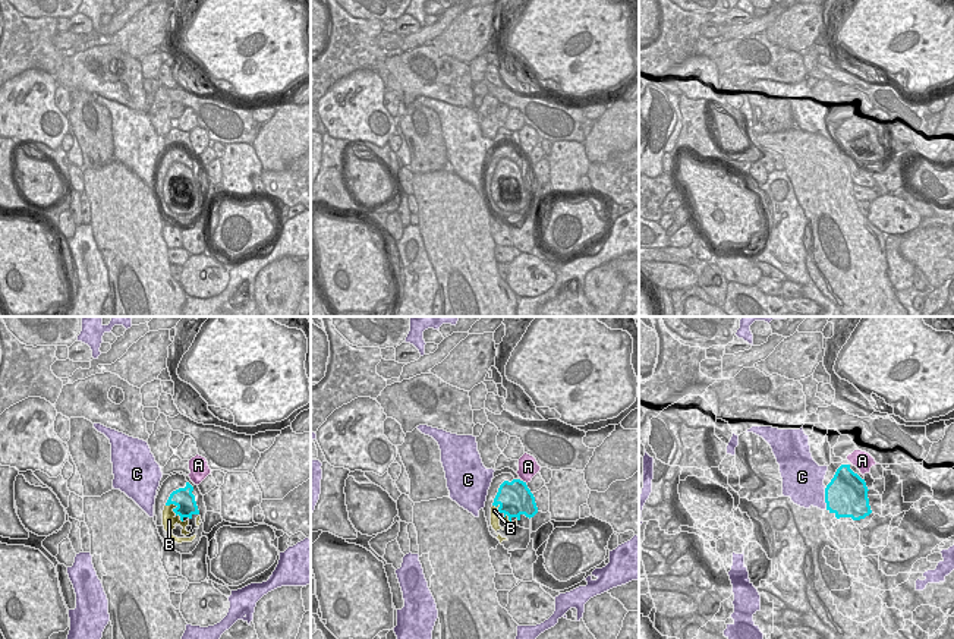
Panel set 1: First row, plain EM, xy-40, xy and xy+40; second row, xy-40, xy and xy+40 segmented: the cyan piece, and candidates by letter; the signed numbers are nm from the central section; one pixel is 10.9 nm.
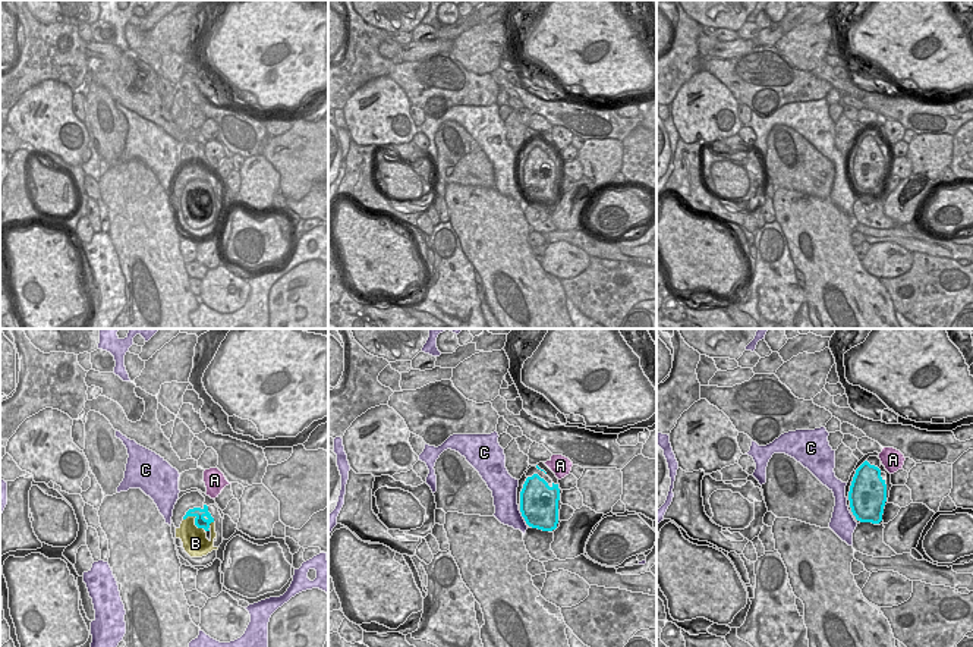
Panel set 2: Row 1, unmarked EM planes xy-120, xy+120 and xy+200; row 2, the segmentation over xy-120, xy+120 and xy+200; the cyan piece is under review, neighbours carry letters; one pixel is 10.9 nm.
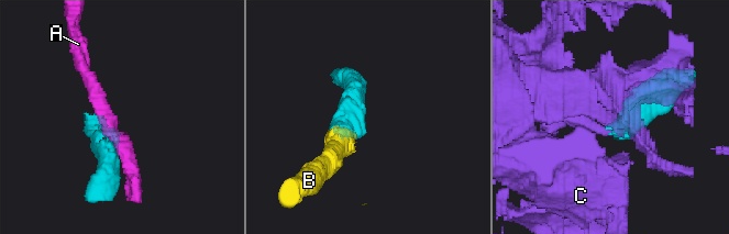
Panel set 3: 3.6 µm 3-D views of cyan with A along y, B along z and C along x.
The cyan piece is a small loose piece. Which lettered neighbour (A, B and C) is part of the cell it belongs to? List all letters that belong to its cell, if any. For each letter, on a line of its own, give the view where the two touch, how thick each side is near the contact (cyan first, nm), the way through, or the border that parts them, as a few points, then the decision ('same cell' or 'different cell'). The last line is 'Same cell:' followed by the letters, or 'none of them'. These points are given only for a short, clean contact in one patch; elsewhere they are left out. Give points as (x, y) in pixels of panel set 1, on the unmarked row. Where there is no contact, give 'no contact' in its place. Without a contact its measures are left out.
A: meets cyan in xy; 380 nm thick on the cyan side, 220 nm on the other; border along xy (522, 151), (526, 154); different cell
B: meets cyan in xy-40; 220 nm thick on the cyan side, 160 nm on the other; same cell
C: meets cyan in xy+40; 460 nm thick on the cyan side, 400 nm on the other; border along xy+40 (824, 160), (827, 179); different cell
Same cell: B

